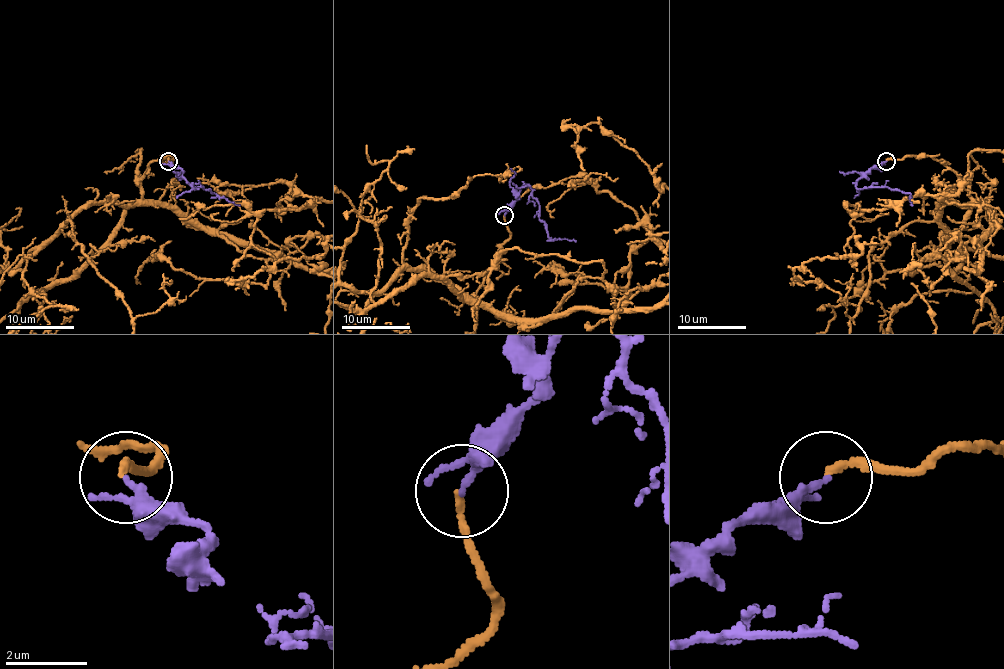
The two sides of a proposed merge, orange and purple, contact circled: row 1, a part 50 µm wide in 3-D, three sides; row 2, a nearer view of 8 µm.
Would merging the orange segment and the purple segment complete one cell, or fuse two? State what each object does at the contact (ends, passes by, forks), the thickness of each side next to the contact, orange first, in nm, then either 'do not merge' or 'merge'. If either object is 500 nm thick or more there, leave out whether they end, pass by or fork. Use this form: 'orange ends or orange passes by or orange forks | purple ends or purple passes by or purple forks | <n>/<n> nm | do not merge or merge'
orange ends | purple passes by | 160/130 nm | merge

